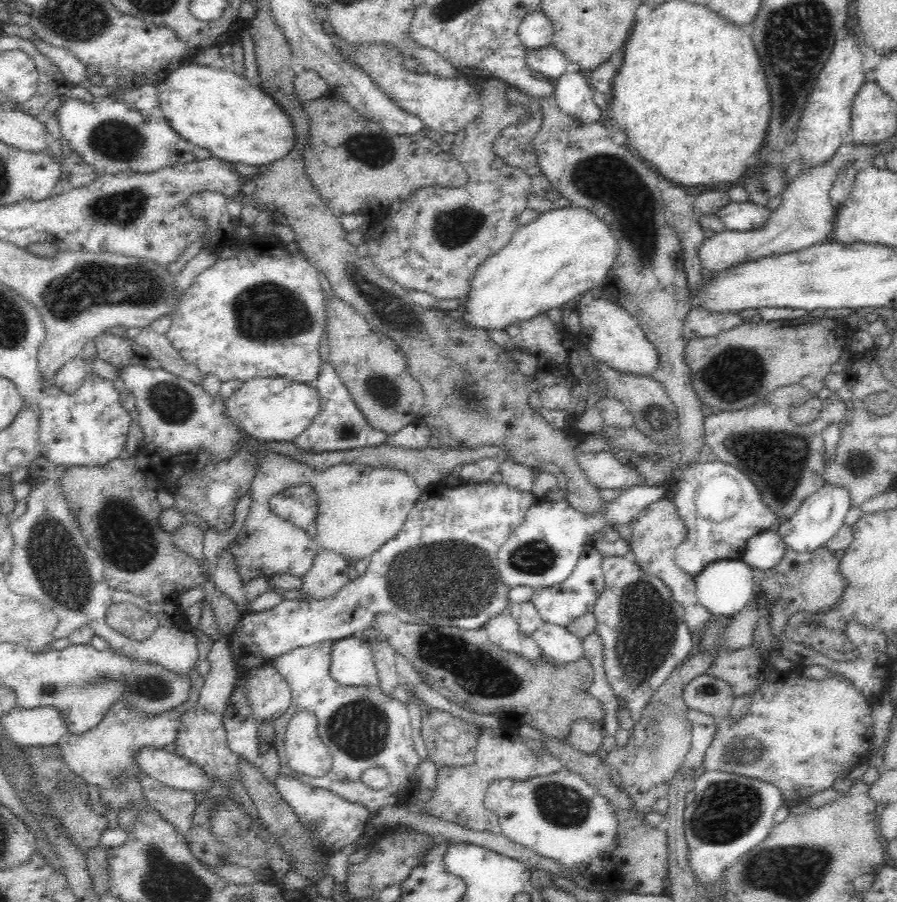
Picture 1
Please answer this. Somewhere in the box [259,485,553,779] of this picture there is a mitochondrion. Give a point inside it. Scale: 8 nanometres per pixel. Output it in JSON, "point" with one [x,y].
{"point":[414,581]}

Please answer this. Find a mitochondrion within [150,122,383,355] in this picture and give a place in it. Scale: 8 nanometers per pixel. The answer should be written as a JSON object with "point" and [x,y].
{"point":[268,311]}

